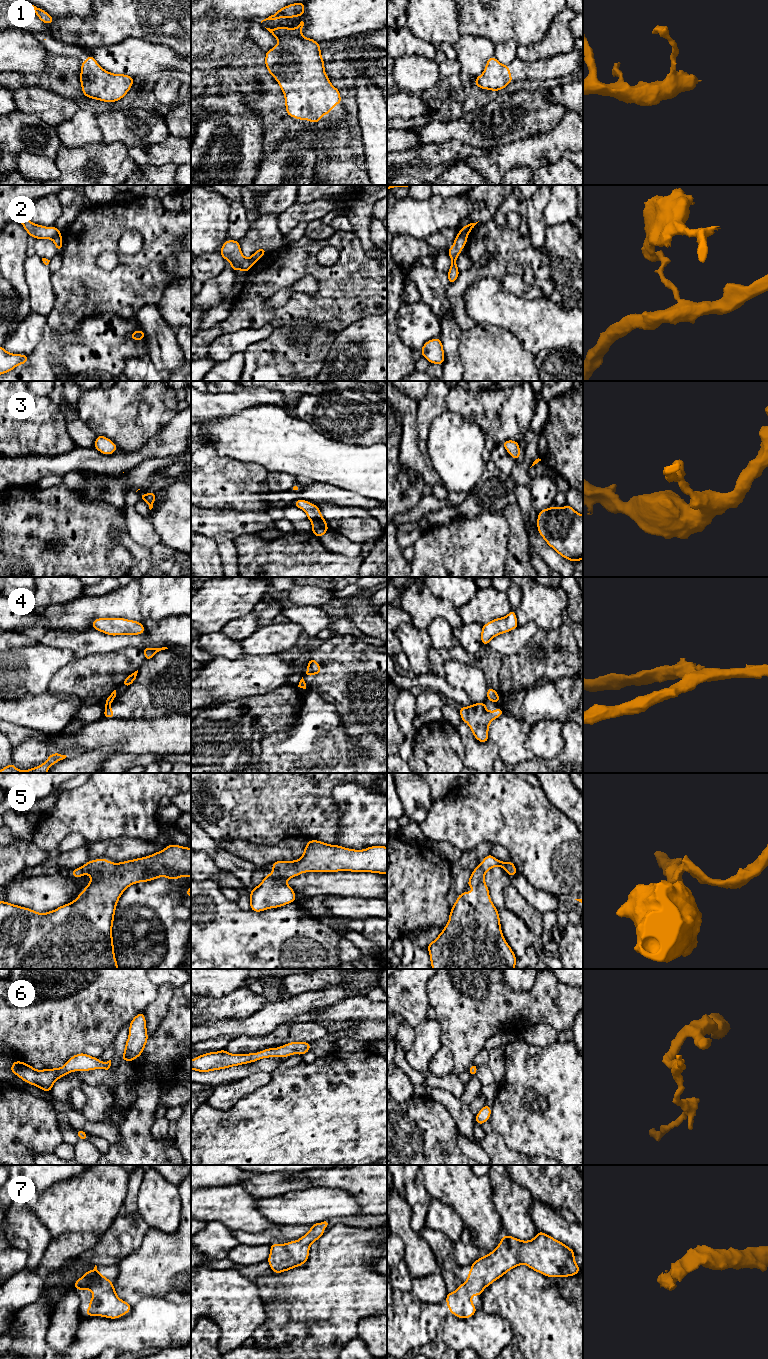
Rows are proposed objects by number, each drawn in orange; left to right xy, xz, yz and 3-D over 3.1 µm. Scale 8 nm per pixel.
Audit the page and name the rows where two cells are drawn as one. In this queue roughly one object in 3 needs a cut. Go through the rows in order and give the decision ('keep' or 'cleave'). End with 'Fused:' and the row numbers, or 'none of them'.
1: keep
2: cleave
3: keep
4: cleave
5: keep
6: keep
7: keep
Fused: 2, 4

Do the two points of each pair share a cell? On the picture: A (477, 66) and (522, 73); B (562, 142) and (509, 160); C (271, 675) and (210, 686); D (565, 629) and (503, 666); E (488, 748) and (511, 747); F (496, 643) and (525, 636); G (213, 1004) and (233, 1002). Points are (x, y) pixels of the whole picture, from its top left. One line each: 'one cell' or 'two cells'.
A: two cells
B: one cell
C: one cell
D: one cell
E: two cells
F: one cell
G: one cell

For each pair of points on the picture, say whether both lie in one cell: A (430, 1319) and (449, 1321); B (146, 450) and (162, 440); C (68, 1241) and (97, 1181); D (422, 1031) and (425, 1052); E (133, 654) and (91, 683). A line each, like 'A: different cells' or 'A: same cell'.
A: different cells
B: same cell
C: different cells
D: same cell
E: same cell

